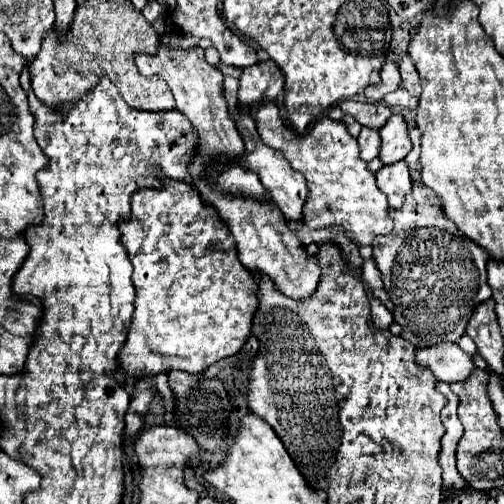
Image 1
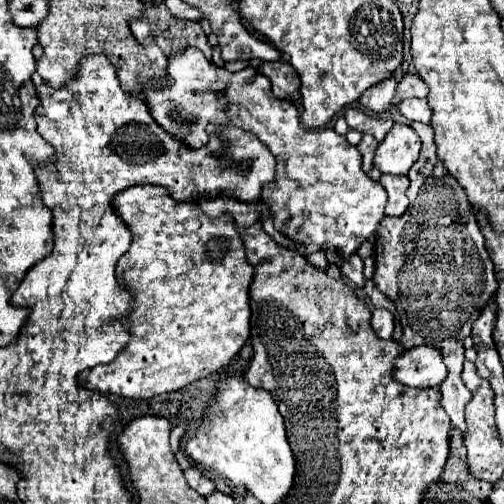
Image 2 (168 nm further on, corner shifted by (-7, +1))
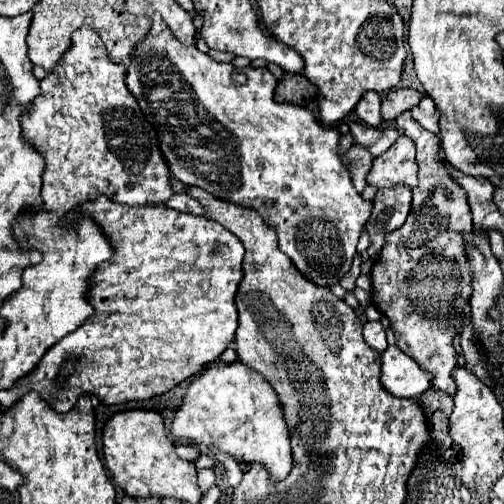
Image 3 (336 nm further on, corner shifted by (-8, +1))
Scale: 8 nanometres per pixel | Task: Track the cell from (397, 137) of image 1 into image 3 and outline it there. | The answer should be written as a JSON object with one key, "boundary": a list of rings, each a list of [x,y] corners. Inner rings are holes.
{"boundary":[[[400,136],[384,154],[374,158],[372,170],[368,174],[368,184],[376,188],[392,186],[392,184],[408,184],[416,186],[416,146],[408,136]]]}

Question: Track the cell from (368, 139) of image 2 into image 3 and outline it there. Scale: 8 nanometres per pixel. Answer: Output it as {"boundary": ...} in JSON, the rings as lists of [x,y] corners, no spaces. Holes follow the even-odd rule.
{"boundary":[[[354,144],[348,152],[346,152],[346,162],[352,166],[352,180],[354,180],[354,186],[358,192],[362,192],[366,188],[366,176],[370,172],[370,166],[372,166],[372,156],[370,156],[370,150],[366,146],[360,146],[360,144]]]}

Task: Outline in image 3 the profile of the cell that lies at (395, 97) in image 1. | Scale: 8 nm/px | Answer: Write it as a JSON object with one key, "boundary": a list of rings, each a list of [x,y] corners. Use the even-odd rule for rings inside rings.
{"boundary":[[[424,96],[424,98],[420,100],[420,104],[414,106],[410,112],[412,112],[414,120],[416,120],[422,128],[426,128],[426,130],[438,134],[438,112],[436,112],[436,108],[434,108],[432,98]]]}

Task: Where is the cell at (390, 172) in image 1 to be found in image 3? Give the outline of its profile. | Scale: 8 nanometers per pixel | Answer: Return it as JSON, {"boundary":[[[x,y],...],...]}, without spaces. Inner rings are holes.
{"boundary":[[[406,184],[380,188],[374,198],[374,208],[370,220],[366,224],[366,232],[370,234],[370,258],[376,258],[380,248],[384,246],[384,236],[406,222],[406,216],[412,206],[412,188]]]}

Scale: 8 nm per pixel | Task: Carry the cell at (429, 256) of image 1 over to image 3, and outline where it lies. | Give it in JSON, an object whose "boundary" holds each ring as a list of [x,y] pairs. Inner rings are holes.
{"boundary":[[[404,112],[396,118],[398,128],[414,140],[416,144],[416,162],[418,162],[418,186],[414,188],[412,212],[408,220],[394,232],[390,232],[384,240],[384,248],[380,250],[374,266],[372,266],[372,300],[376,308],[390,318],[390,324],[396,334],[396,346],[408,356],[416,358],[416,362],[434,374],[434,388],[442,390],[450,396],[456,396],[456,382],[452,378],[452,370],[458,366],[454,350],[454,338],[462,334],[464,328],[464,306],[472,296],[472,270],[466,248],[470,246],[466,236],[472,234],[472,214],[466,202],[464,188],[450,176],[450,168],[444,160],[440,160],[440,138],[428,130],[424,130],[410,112]]]}

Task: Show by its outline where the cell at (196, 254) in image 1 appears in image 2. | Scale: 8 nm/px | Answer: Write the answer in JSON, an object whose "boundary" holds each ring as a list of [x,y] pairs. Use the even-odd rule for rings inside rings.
{"boundary":[[[133,186],[113,200],[115,212],[131,228],[131,248],[119,258],[115,276],[131,290],[135,308],[125,316],[129,342],[111,364],[95,366],[79,374],[79,386],[125,398],[151,398],[175,392],[203,376],[227,366],[249,340],[249,286],[253,266],[245,258],[243,238],[231,216],[209,218],[195,202],[175,202],[161,186]]]}

